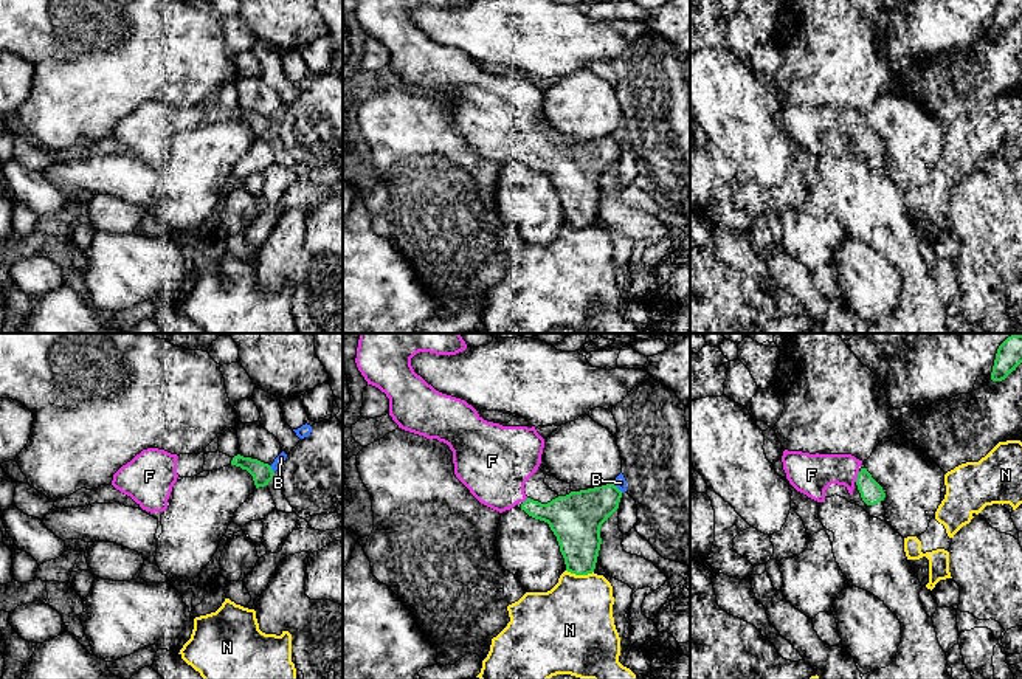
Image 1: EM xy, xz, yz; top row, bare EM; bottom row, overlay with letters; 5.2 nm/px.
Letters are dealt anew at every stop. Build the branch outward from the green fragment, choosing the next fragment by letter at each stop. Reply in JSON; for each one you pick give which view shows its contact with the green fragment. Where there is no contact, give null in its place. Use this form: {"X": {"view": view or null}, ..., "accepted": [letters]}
{"F": {"view": "yz"}, "accepted": ["F"]}

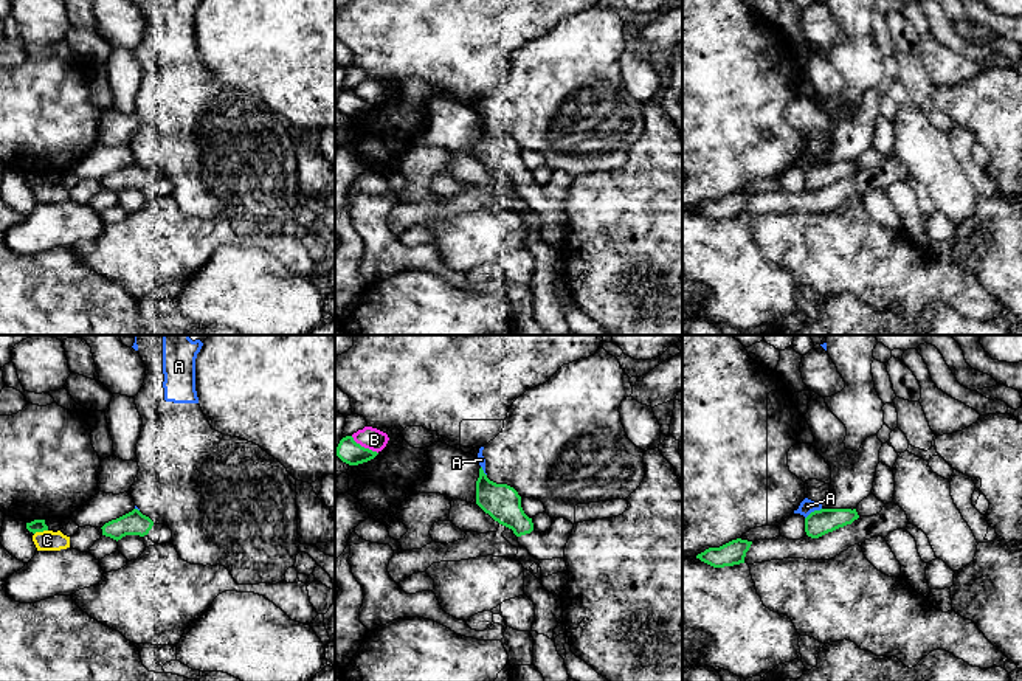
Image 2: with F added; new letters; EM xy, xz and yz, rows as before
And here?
{"accepted": []}

